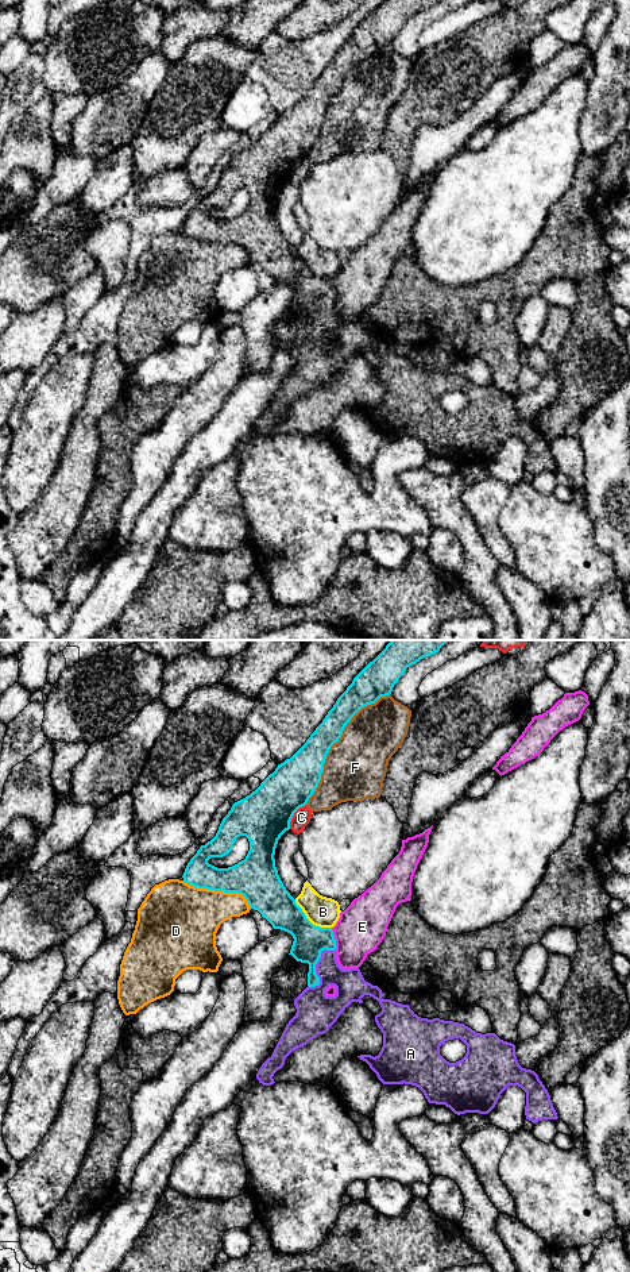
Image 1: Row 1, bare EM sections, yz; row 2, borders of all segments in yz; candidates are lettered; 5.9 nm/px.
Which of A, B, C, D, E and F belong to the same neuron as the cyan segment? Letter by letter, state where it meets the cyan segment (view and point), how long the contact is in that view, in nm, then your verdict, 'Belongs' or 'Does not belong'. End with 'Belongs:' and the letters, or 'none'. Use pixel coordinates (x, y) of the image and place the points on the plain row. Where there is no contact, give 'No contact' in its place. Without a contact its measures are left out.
A: Touches cyan at yz (314, 318). Shared border 280 nm. Belongs
B: Touches cyan at yz (309, 273). Shared border 280 nm. Does not belong
C: Touches cyan at yz (293, 166). Shared border 180 nm. Does not belong
D: Touches cyan at yz (219, 242). Shared border 440 nm. Does not belong
E: Touches cyan at yz (333, 290). Shared border 130 nm. Does not belong
F: Touches cyan at yz (335, 93). Shared border 800 nm. Does not belong
Belongs: A

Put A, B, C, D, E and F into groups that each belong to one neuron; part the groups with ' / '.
A / B / C / D / E / F

